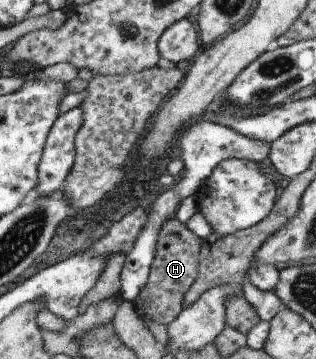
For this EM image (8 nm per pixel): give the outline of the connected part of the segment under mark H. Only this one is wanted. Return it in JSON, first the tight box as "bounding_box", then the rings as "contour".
{"bounding_box":[134,216,204,327],"contour":[[[175,216],[162,224],[150,276],[134,302],[138,316],[145,323],[156,322],[167,327],[180,314],[184,307],[185,294],[198,276],[199,254],[204,241],[190,232]]]}

